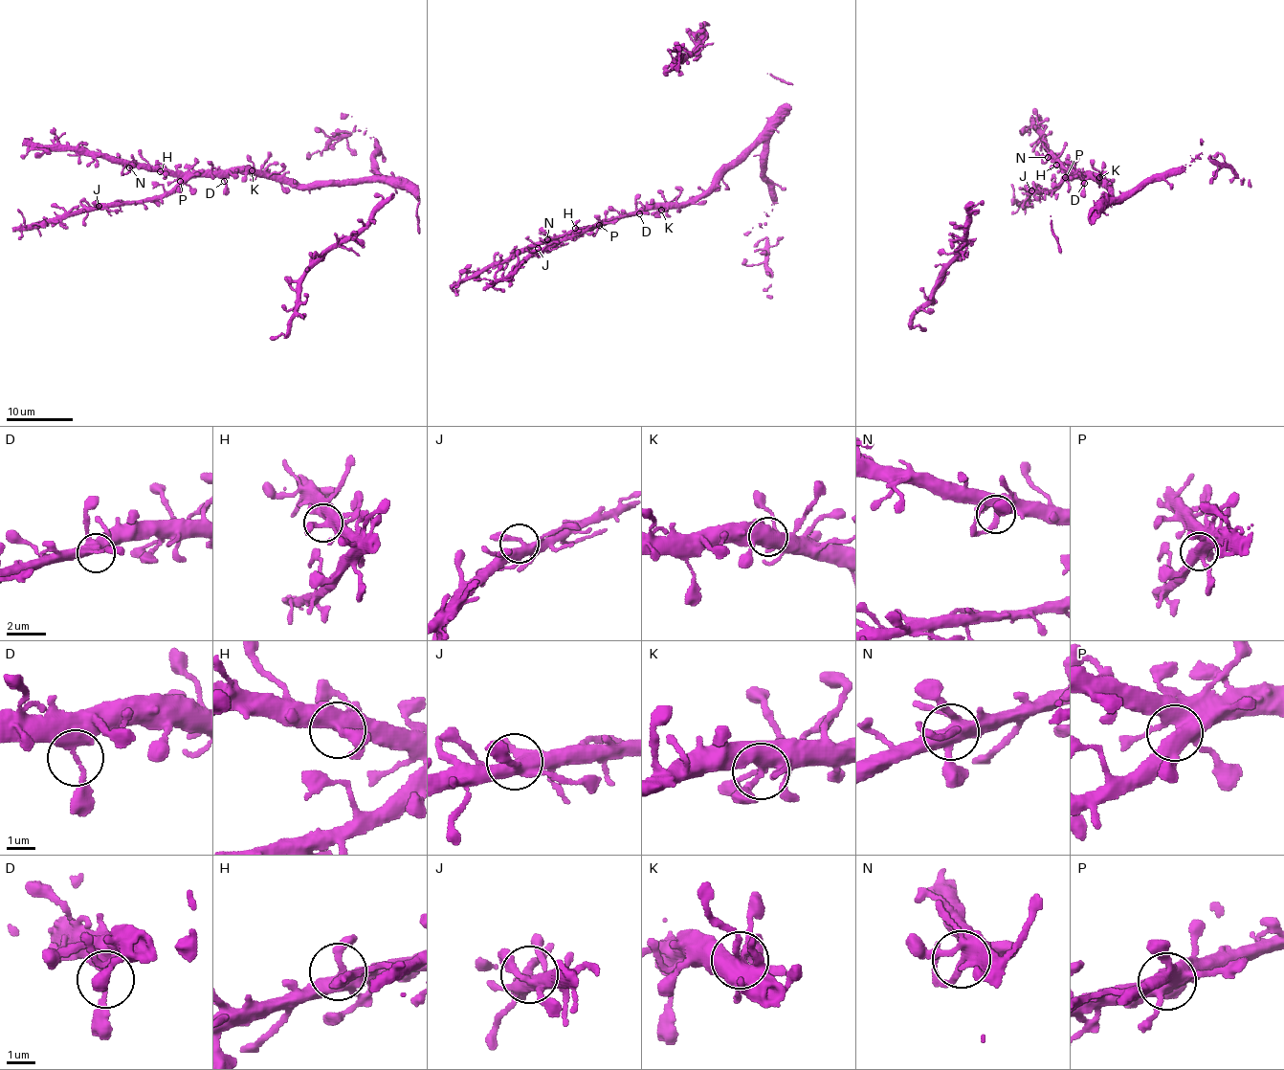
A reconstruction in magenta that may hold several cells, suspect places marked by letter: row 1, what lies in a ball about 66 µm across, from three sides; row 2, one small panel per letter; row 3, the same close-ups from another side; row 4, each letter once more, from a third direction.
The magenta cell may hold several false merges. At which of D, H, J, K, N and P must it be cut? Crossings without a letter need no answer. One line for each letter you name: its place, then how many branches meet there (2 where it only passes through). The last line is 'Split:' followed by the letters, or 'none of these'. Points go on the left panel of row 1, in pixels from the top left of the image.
Split: none of these

